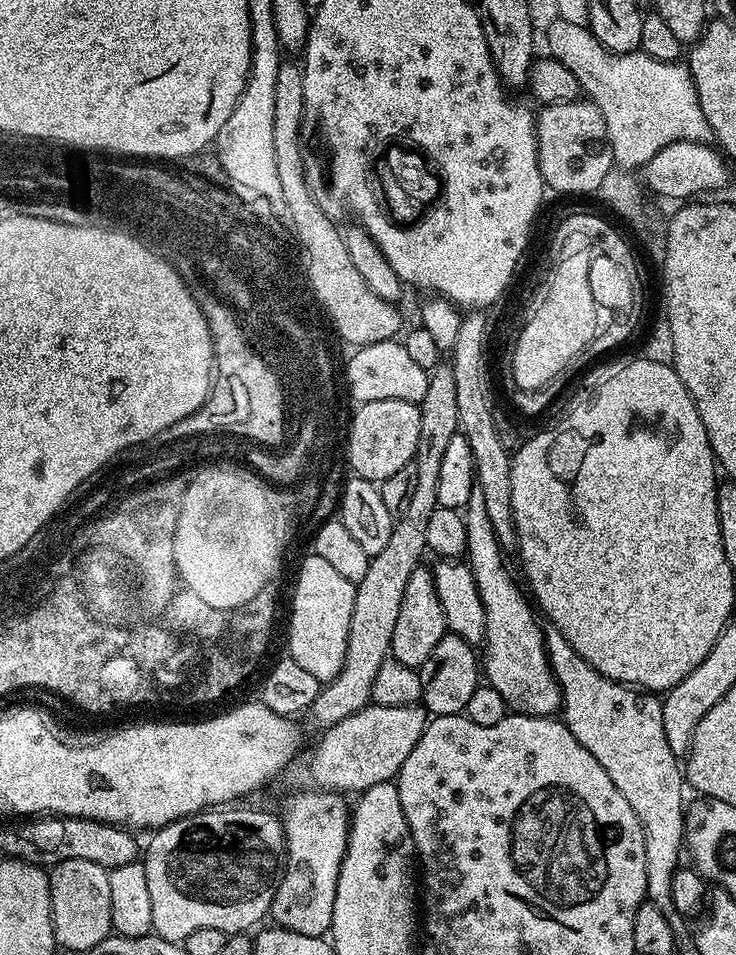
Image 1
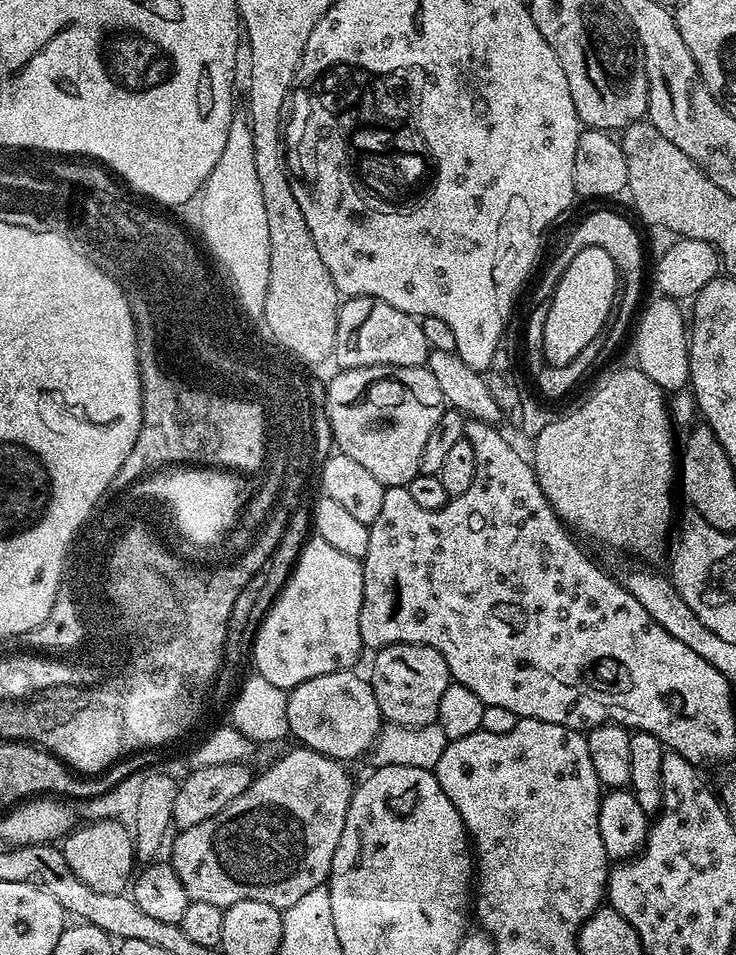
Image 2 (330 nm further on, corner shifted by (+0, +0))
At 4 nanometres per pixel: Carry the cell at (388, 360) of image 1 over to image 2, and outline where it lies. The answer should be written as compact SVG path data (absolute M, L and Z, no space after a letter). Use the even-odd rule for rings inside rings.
M349 296L341 303L340 313L338 314L338 326L336 327L336 350L334 360L340 363L341 369L345 368L365 368L366 366L424 366L428 363L429 346L426 342L426 334L422 334L422 326L420 320L415 316L406 314L402 310L394 310L394 306L390 306L390 302L382 302L378 298L370 298L369 296Z

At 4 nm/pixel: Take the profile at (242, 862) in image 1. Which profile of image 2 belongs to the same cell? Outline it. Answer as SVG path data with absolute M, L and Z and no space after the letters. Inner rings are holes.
M295 746L281 760L276 760L264 773L257 775L246 791L234 798L218 814L198 822L171 841L170 863L178 874L189 900L214 902L225 909L234 902L257 900L285 910L294 906L319 884L327 885L332 874L334 854L346 826L346 814L354 791L354 780L348 777L343 763L331 760L313 748Z

